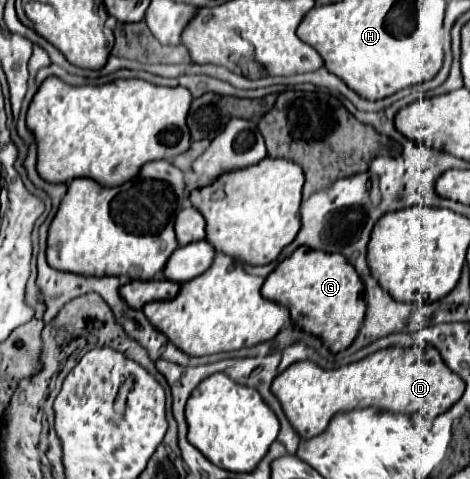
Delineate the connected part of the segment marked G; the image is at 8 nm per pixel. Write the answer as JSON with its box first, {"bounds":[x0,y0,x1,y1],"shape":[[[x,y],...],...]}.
{"bounds":[262,246,366,354],"shape":[[[306,246],[296,248],[266,276],[262,296],[286,306],[288,324],[318,336],[334,354],[346,350],[354,342],[366,312],[364,284],[352,264],[342,254],[328,254]]]}

